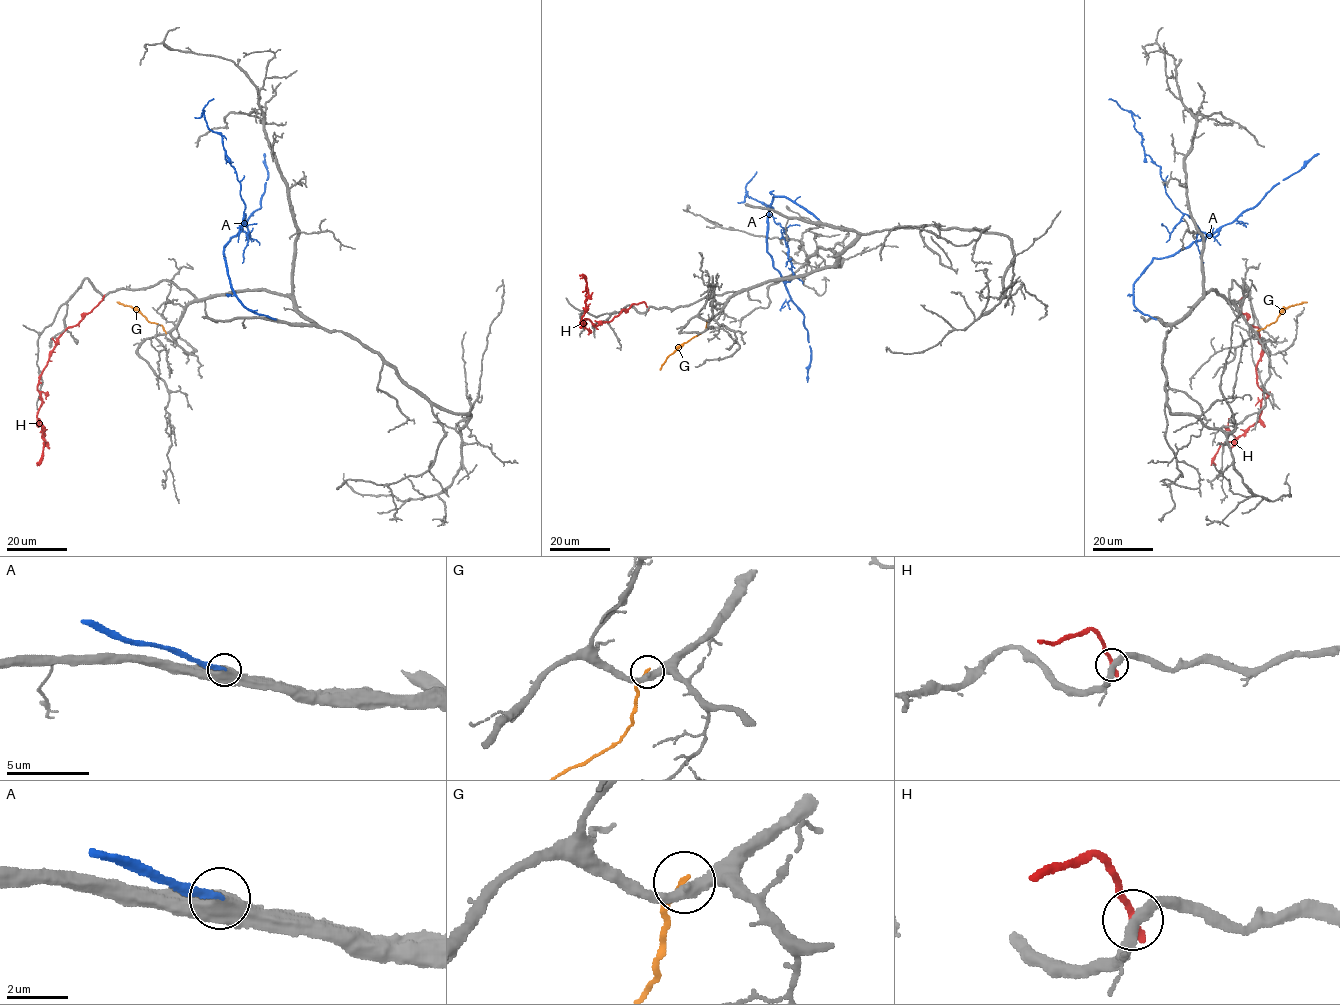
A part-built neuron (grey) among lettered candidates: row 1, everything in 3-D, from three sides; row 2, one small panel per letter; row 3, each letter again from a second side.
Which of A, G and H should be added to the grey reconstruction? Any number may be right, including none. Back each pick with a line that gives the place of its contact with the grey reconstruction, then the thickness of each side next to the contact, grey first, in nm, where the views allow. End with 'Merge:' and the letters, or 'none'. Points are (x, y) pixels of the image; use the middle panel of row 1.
A: contact (819, 220); calibres 440 and 240 nm
Merge: A

